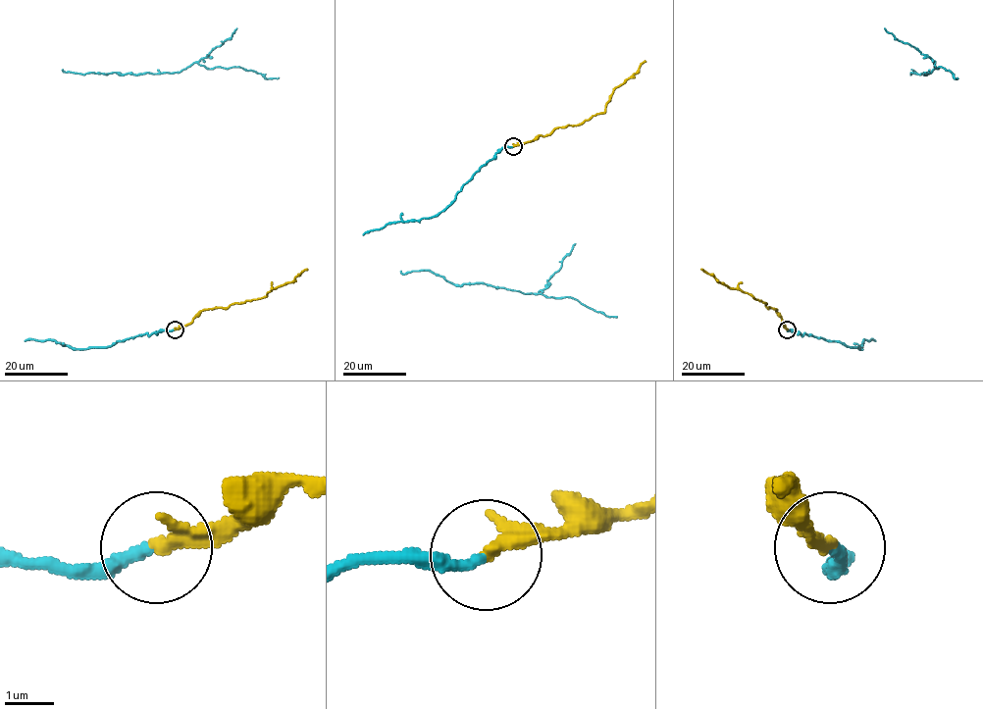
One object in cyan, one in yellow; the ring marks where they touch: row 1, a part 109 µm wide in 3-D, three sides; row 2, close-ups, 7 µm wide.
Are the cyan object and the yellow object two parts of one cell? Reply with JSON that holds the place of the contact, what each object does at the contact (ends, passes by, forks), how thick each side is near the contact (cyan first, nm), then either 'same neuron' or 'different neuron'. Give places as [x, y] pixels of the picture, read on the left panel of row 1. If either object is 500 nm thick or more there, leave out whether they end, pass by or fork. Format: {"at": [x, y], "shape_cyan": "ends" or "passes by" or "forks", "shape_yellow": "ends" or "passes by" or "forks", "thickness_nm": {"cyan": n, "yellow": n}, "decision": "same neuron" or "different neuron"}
{"at": [175, 329], "shape_cyan": "ends", "shape_yellow": "ends", "thickness_nm": {"cyan": 220, "yellow": 320}, "decision": "same neuron"}

